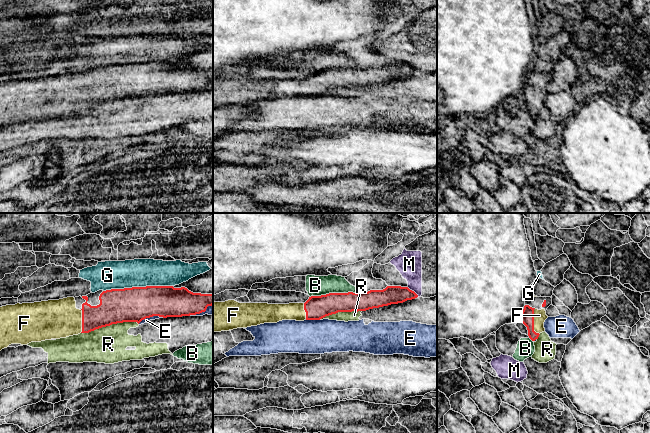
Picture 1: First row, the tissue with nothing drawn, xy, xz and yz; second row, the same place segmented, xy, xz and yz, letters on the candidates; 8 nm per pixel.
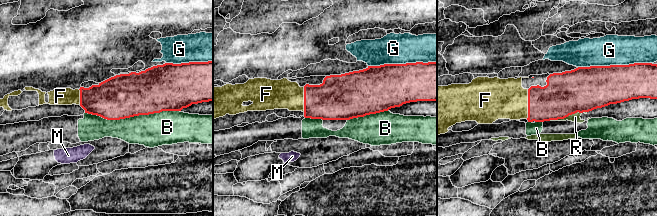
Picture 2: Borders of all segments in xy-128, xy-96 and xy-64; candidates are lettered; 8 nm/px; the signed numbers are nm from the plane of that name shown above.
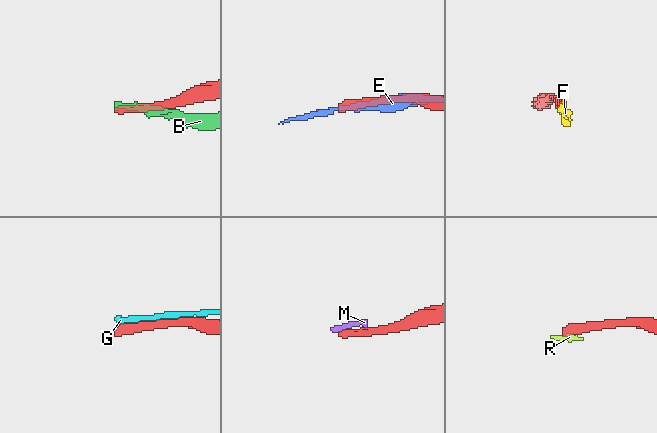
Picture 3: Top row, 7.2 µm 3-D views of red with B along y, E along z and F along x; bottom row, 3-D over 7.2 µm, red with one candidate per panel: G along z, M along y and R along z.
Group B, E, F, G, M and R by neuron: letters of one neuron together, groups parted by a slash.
B / E / F / G / M / R

